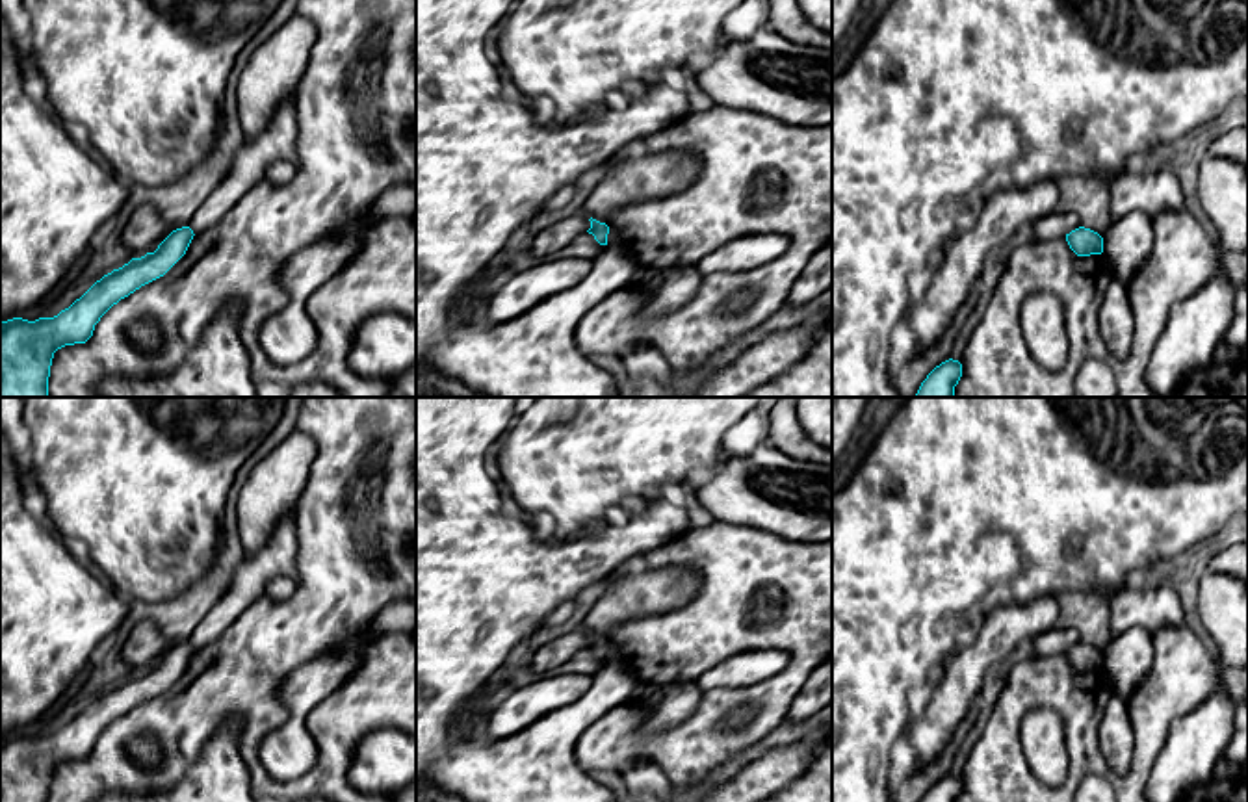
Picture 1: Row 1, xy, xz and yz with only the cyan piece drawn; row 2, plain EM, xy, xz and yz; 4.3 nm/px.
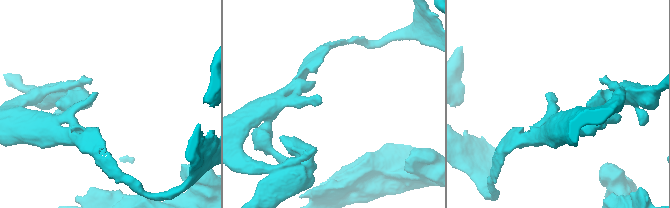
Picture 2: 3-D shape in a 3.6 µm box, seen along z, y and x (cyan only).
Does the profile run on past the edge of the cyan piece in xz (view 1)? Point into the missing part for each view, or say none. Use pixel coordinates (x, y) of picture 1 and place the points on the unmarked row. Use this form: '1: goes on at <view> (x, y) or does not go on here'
1: does not go on here

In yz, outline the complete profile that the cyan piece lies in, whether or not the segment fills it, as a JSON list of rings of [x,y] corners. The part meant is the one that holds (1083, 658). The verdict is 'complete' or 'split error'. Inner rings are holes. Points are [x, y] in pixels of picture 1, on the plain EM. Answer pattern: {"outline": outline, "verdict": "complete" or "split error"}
{"outline": [[[1079,642],[1070,650],[1066,650],[1066,657],[1077,672],[1090,672],[1103,668],[1103,653],[1098,648],[1085,642]]], "verdict": "complete"}

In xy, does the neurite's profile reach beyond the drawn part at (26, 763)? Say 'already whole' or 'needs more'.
already whole

